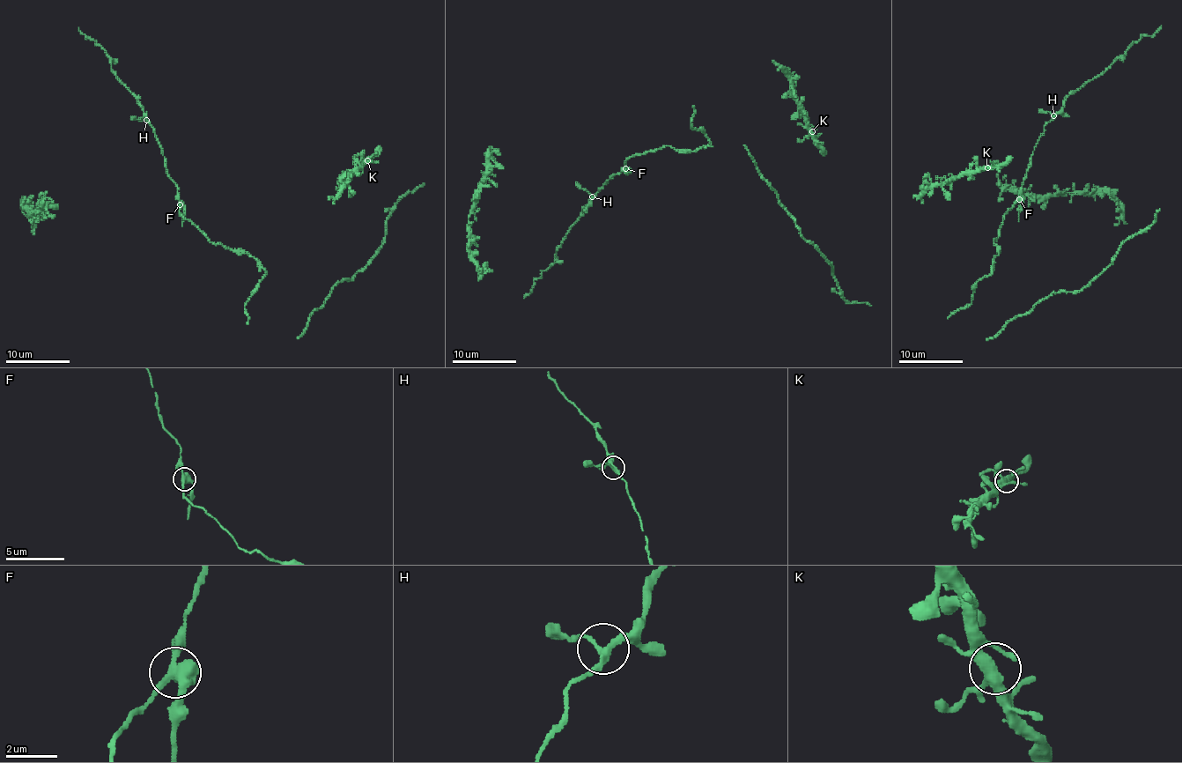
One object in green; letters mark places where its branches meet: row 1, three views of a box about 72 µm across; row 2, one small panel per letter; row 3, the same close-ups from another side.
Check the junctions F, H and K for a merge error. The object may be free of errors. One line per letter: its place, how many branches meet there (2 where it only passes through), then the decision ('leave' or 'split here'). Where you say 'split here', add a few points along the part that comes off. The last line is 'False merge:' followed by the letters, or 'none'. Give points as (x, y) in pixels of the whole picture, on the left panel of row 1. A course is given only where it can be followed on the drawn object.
F: at (180, 204); 3 branches meet; split here; foreign part runs (180, 203), (183, 209), (182, 226)
H: at (146, 120); 3 branches meet; leave
K: at (367, 160); 3 branches meet; leave
False merge: F

